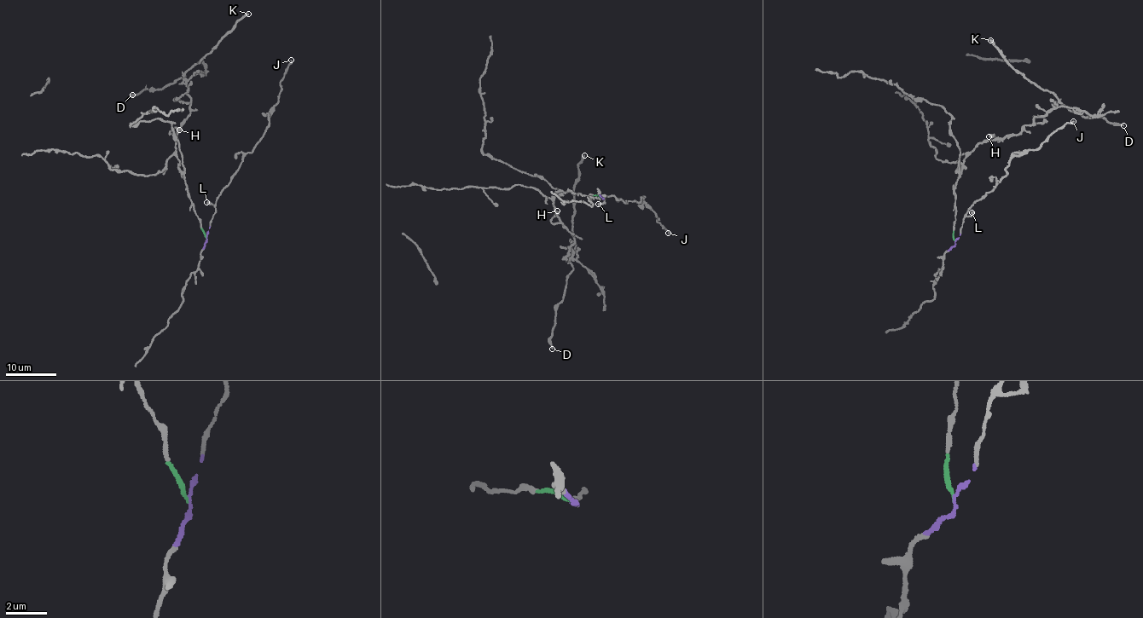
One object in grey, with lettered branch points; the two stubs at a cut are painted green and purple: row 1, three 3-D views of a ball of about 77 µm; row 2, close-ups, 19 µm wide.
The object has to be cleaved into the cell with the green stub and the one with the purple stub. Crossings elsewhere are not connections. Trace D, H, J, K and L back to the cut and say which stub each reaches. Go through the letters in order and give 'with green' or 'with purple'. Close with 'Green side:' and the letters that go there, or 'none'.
D: with green
H: with green
J: with purple
K: with green
L: with purple
Green side: D, H, K

